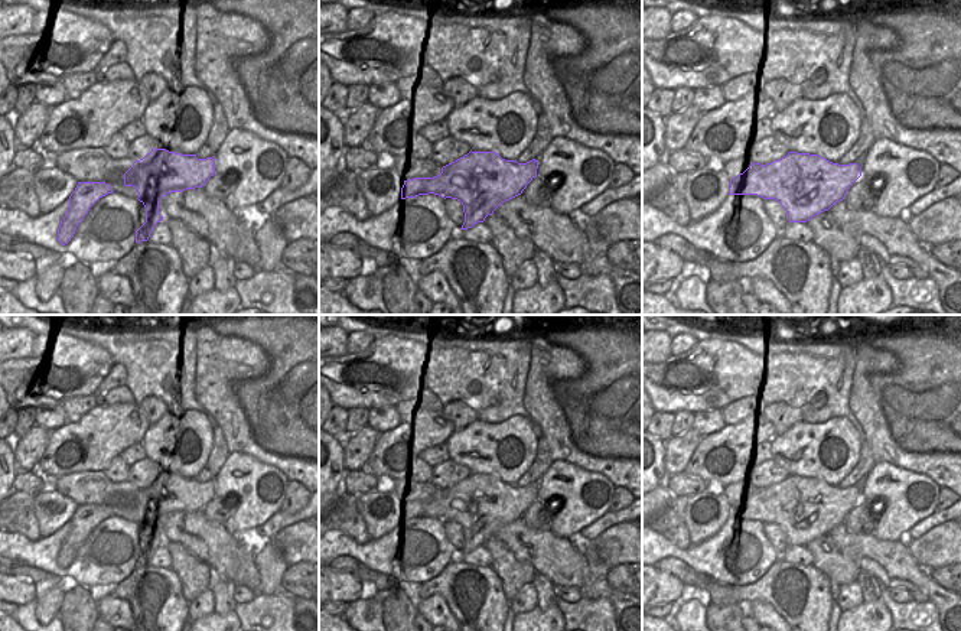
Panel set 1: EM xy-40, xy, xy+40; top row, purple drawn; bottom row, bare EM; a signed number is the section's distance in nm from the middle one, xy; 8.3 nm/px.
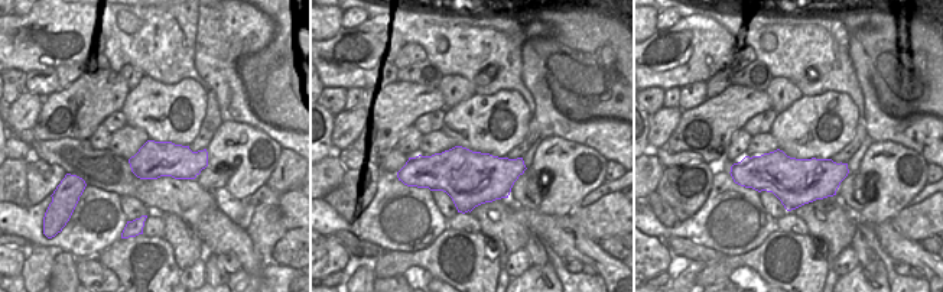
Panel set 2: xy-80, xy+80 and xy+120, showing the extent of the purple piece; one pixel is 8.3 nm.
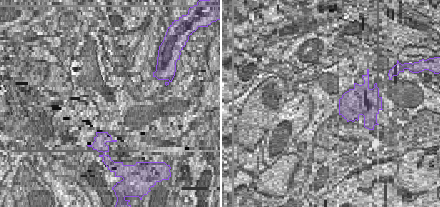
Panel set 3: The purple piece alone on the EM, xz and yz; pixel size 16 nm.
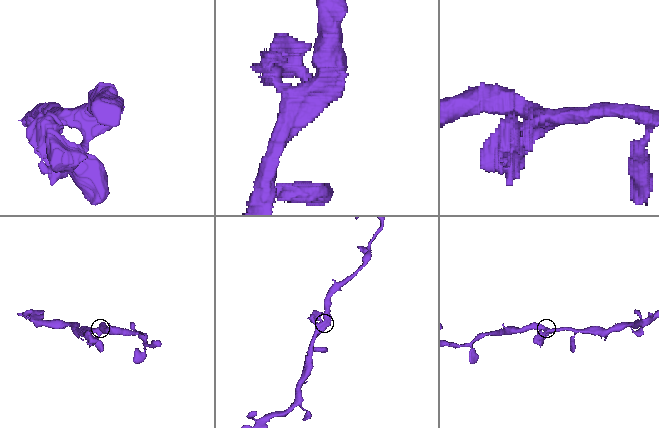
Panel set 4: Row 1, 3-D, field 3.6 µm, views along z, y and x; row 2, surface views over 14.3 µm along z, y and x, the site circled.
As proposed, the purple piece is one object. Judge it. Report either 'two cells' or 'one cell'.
two cells

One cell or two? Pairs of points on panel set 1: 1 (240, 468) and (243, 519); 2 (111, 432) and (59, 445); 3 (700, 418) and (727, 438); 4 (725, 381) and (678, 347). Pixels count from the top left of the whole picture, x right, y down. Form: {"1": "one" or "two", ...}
{"1": "one", "2": "one", "3": "two", "4": "two"}

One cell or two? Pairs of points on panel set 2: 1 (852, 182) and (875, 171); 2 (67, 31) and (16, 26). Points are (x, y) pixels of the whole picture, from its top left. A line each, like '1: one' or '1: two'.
1: two
2: one

